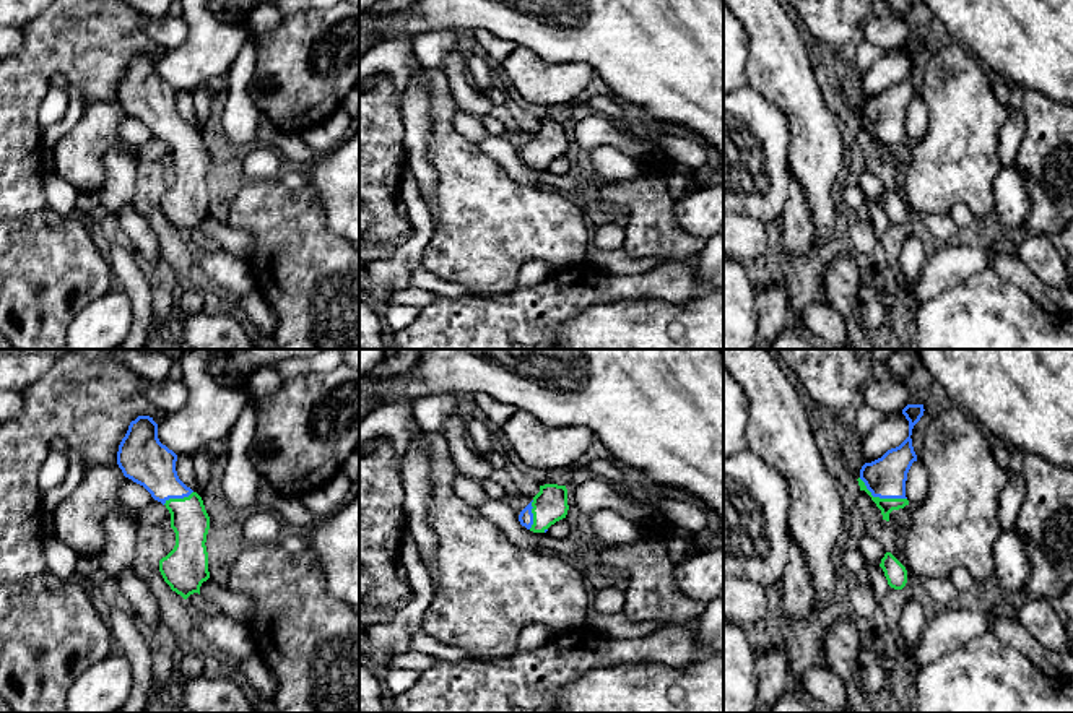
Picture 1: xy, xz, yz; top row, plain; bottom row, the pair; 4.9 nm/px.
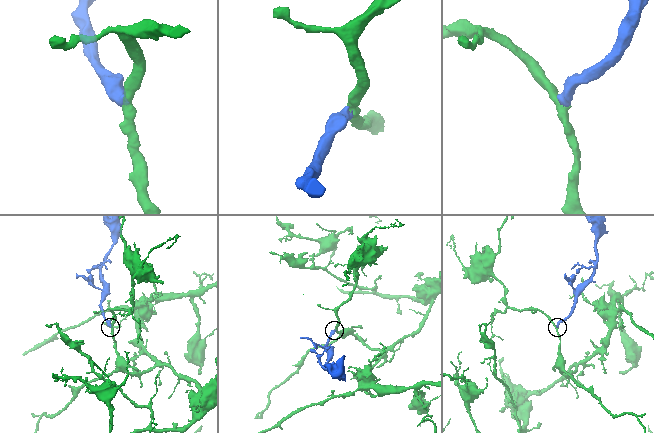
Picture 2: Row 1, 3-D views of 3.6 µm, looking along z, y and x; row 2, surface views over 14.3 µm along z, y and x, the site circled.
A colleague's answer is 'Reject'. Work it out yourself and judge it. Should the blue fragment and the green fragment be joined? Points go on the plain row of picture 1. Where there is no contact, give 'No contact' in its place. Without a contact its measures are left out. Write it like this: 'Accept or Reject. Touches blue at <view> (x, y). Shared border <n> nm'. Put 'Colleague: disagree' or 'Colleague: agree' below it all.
Accept. Touches blue at yz (881, 133). Shared border 260 nm
Colleague: disagree

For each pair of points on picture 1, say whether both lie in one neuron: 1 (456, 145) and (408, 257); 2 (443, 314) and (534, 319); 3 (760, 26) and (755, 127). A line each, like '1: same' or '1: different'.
1: different
2: same
3: different

